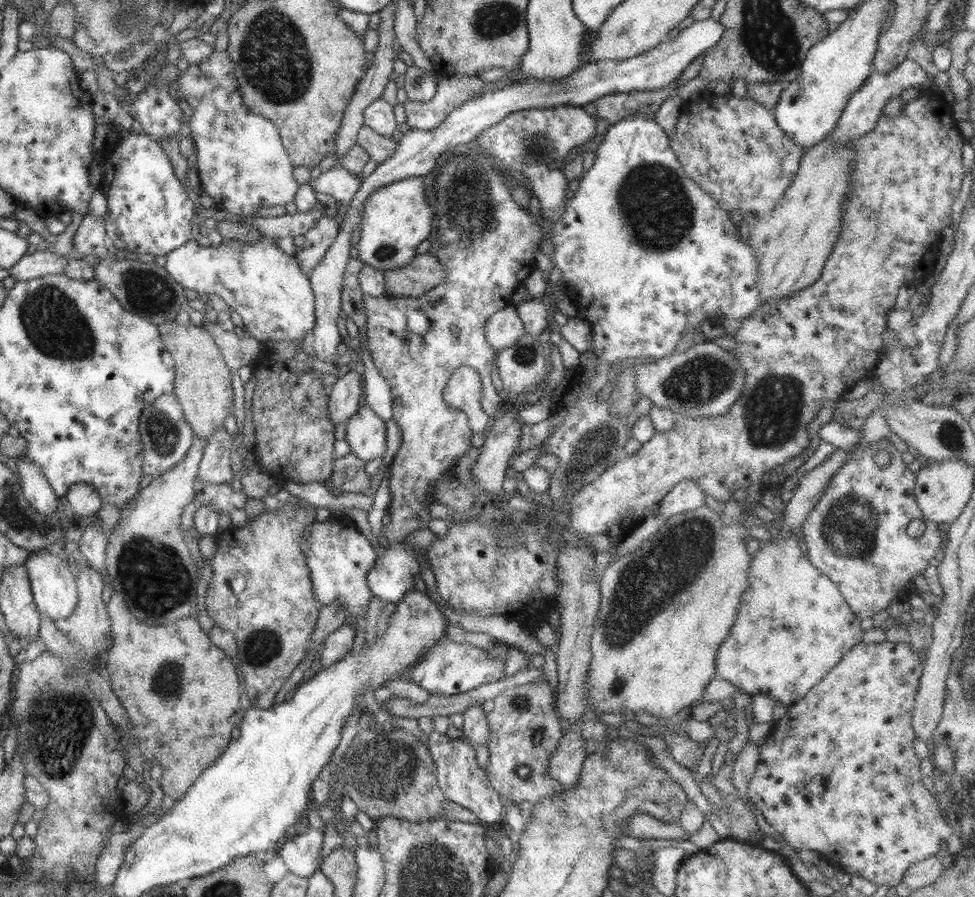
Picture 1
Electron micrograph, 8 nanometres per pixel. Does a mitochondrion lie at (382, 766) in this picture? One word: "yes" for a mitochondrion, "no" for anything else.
yes

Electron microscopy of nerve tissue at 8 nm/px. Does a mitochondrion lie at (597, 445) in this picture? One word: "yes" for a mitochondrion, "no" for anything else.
yes

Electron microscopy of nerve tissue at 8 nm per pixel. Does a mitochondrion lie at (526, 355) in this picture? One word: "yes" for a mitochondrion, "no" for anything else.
yes

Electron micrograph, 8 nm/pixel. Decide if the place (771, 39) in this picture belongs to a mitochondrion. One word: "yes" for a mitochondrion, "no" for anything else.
yes

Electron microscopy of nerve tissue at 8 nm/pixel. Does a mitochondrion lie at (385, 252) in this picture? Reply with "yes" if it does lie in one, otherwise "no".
yes

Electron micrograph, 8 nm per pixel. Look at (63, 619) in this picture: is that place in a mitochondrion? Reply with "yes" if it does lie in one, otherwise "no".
no

